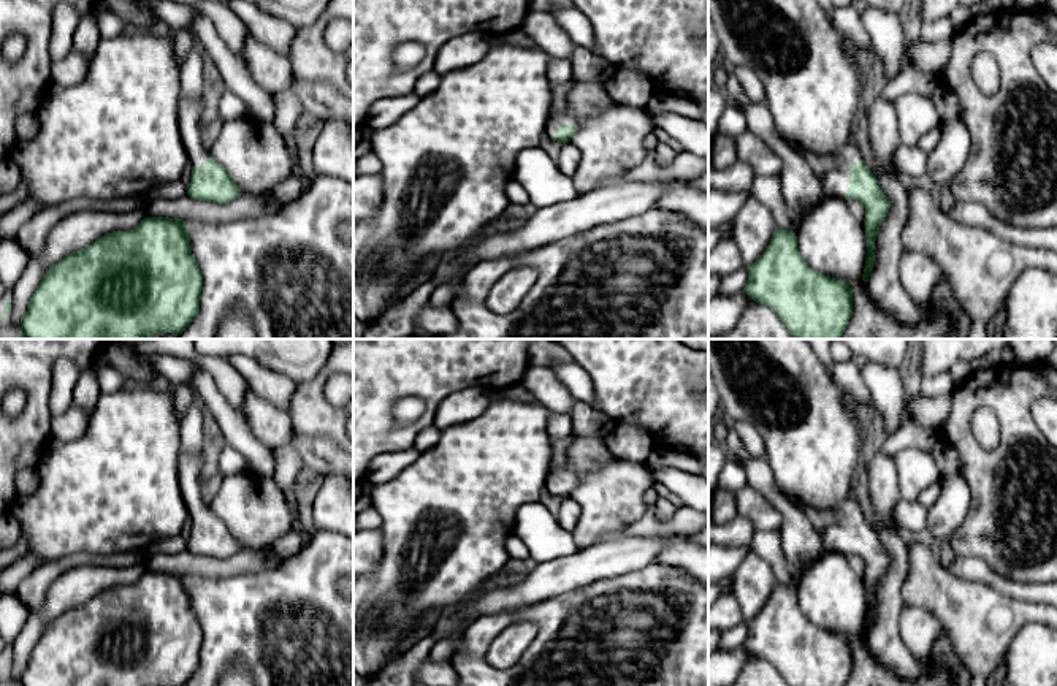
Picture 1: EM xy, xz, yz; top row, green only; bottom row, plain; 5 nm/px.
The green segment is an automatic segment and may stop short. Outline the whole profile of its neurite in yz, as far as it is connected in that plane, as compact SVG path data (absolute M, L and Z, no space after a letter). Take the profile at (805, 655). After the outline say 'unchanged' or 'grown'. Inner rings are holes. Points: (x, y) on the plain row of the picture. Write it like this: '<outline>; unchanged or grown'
M777 583L765 607L748 621L743 646L769 661L788 686L845 686L853 670L853 645L848 637L810 623L797 604L797 591Z; unchanged

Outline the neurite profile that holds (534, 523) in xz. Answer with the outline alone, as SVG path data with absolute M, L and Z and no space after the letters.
M540 501L517 510L513 534L525 542L536 564L572 556L580 550L570 532L558 524L555 515Z

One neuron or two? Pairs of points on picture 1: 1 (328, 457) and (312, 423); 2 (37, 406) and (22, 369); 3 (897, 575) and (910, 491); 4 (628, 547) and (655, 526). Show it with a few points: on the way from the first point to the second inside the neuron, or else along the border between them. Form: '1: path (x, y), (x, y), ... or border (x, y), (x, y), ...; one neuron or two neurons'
1: border (292, 425), (306, 434), (327, 436), (336, 445); two neurons
2: path (37, 396), (37, 384), (32, 379); one neuron
3: border (894, 461), (899, 495), (902, 498); two neurons
4: border (679, 534), (618, 536), (606, 541); two neurons

